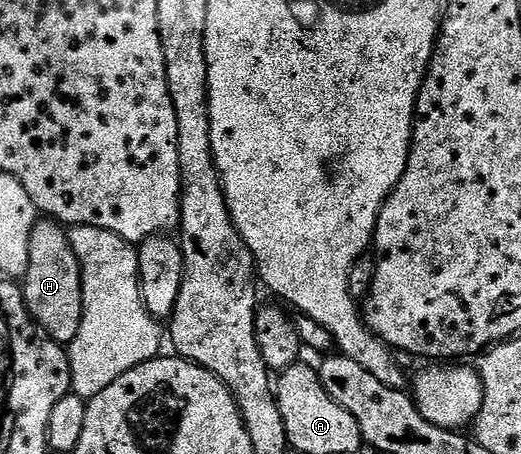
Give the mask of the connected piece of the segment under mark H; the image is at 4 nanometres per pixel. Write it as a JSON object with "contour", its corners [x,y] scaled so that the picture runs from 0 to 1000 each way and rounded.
{"contour":[[[104,485],[69,487],[52,520],[52,595],[40,637],[60,700],[113,760],[134,760],[148,740],[159,694],[159,626],[131,509]]]}

